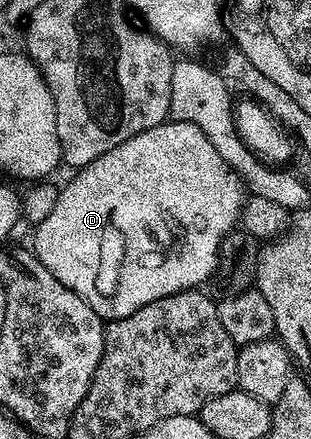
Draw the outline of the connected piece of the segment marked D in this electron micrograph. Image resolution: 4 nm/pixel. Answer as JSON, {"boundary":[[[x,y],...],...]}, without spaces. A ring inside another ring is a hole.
{"boundary":[[[173,119],[150,130],[142,130],[142,134],[134,134],[134,138],[126,138],[126,142],[114,146],[114,150],[106,150],[102,158],[94,158],[94,162],[79,169],[73,176],[76,177],[68,185],[60,188],[58,202],[54,202],[54,210],[50,210],[50,214],[42,218],[40,224],[35,225],[36,237],[33,238],[32,244],[30,243],[30,248],[35,252],[38,262],[42,262],[42,266],[46,266],[46,270],[50,270],[50,274],[54,274],[58,282],[62,282],[62,286],[74,290],[74,294],[78,294],[78,298],[85,300],[105,322],[126,318],[134,314],[134,310],[142,310],[142,306],[150,306],[150,302],[158,302],[158,298],[166,298],[170,294],[178,294],[191,288],[199,289],[207,285],[216,273],[222,242],[227,238],[228,233],[241,223],[241,212],[246,199],[243,180],[229,164],[222,162],[222,154],[214,150],[210,138],[206,138],[206,134],[198,130],[198,126],[188,121]]]}

